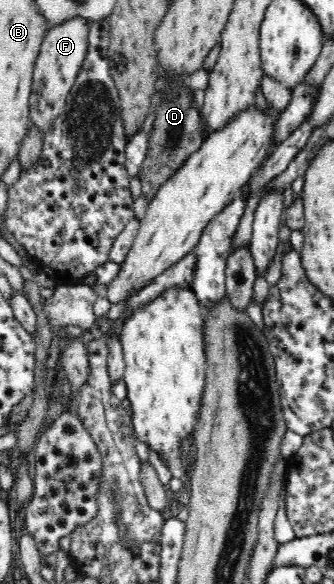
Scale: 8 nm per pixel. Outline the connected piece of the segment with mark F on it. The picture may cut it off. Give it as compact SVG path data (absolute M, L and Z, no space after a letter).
M73 16L61 23L50 26L43 39L33 70L32 92L29 96L30 120L44 133L52 127L53 120L65 110L65 102L74 86L78 72L86 60L89 50L89 20Z

